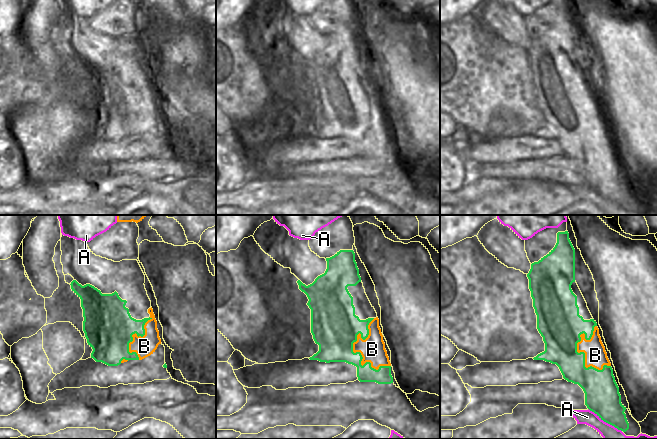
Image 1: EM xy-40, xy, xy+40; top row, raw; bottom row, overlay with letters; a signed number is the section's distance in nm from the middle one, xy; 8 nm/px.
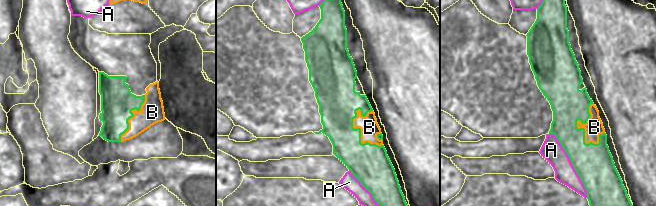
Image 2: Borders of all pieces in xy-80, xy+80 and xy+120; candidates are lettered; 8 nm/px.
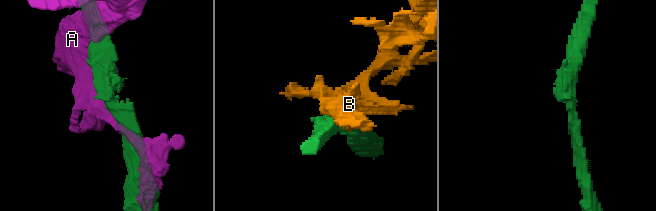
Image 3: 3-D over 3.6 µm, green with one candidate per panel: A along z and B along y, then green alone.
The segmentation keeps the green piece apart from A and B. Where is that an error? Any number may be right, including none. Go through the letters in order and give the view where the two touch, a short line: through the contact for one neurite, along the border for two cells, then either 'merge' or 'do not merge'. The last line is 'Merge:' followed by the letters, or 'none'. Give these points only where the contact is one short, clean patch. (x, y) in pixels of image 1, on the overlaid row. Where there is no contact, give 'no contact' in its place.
A: meets green in xy+40; do not merge
B: meets green in xy; do not merge
Merge: none

